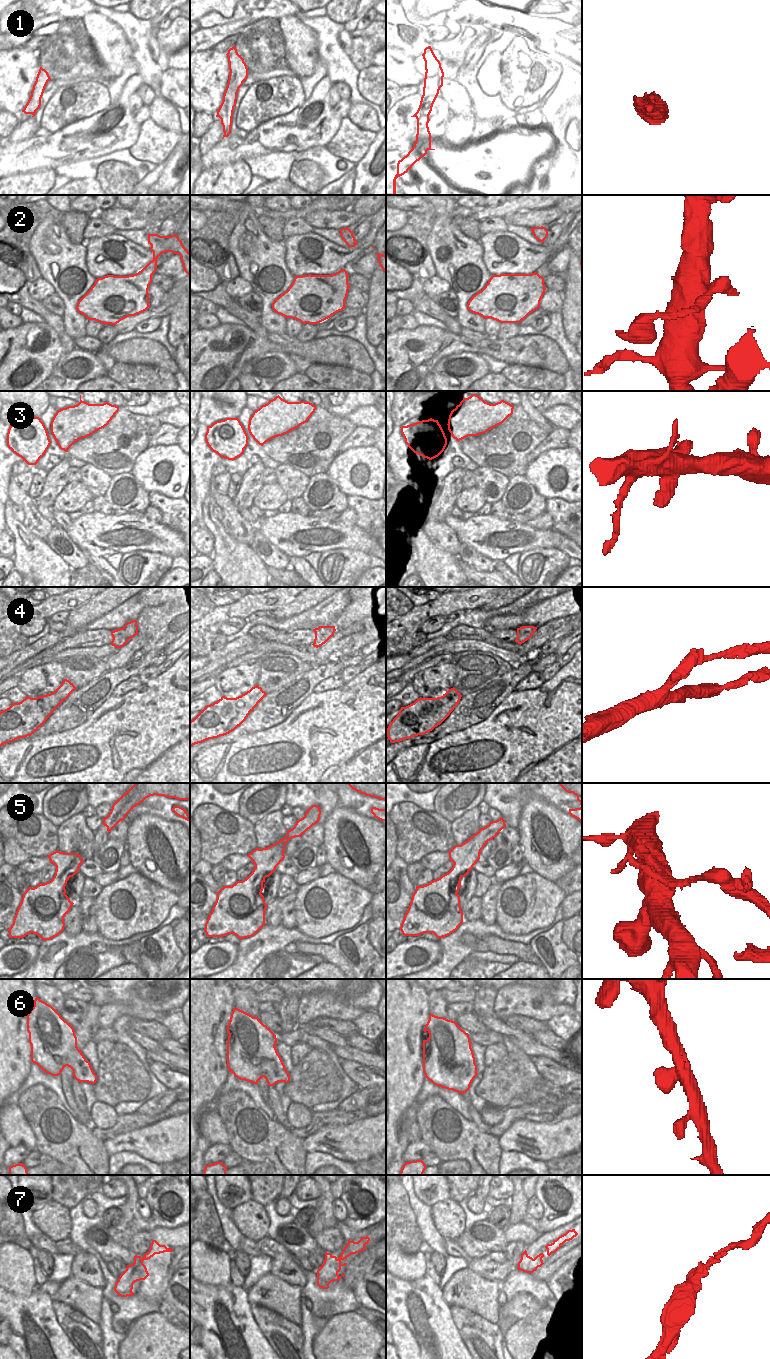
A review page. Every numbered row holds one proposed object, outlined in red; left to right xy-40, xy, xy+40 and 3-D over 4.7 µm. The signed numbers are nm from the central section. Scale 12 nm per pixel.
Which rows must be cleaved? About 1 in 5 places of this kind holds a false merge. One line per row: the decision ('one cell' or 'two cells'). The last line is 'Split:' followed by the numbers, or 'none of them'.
1: two cells
2: one cell
3: one cell
4: two cells
5: two cells
6: one cell
7: two cells
Split: 1, 4, 5, 7

